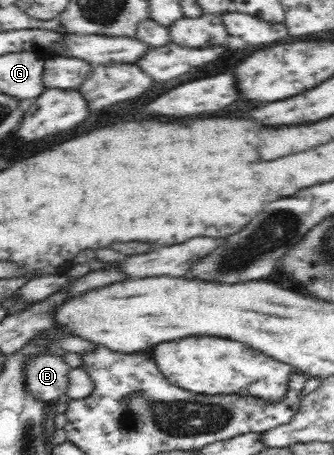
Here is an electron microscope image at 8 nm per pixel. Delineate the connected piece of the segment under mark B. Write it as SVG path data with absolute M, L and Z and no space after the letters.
M46 354L30 358L25 367L26 385L33 397L50 402L54 399L66 400L68 391L68 374L74 367L66 363L65 358L53 354Z

